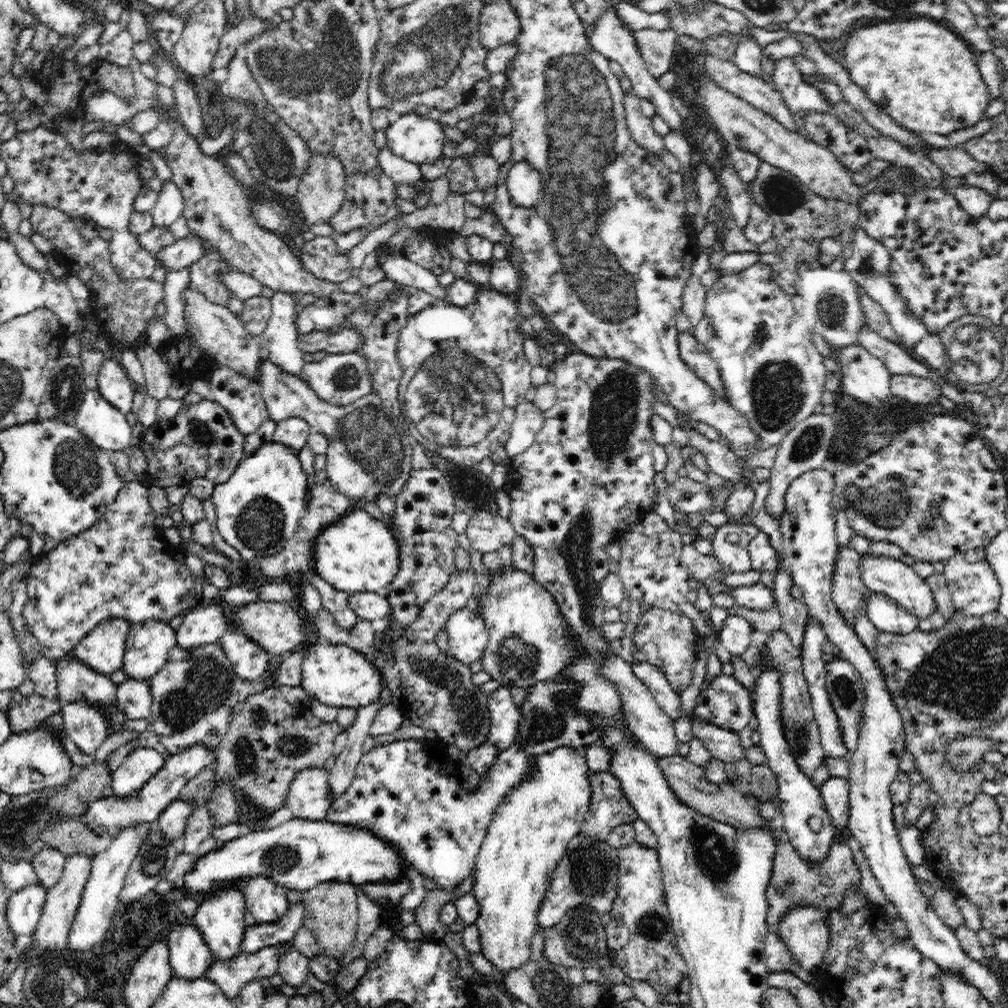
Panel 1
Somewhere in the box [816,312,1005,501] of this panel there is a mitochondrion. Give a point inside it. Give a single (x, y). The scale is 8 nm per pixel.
(975, 355)

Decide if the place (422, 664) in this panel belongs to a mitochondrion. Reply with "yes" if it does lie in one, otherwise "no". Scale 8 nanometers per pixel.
yes

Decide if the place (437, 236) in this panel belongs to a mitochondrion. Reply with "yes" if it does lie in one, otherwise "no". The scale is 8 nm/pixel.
no

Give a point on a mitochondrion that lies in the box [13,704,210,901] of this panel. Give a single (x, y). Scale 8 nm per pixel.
(153, 859)

